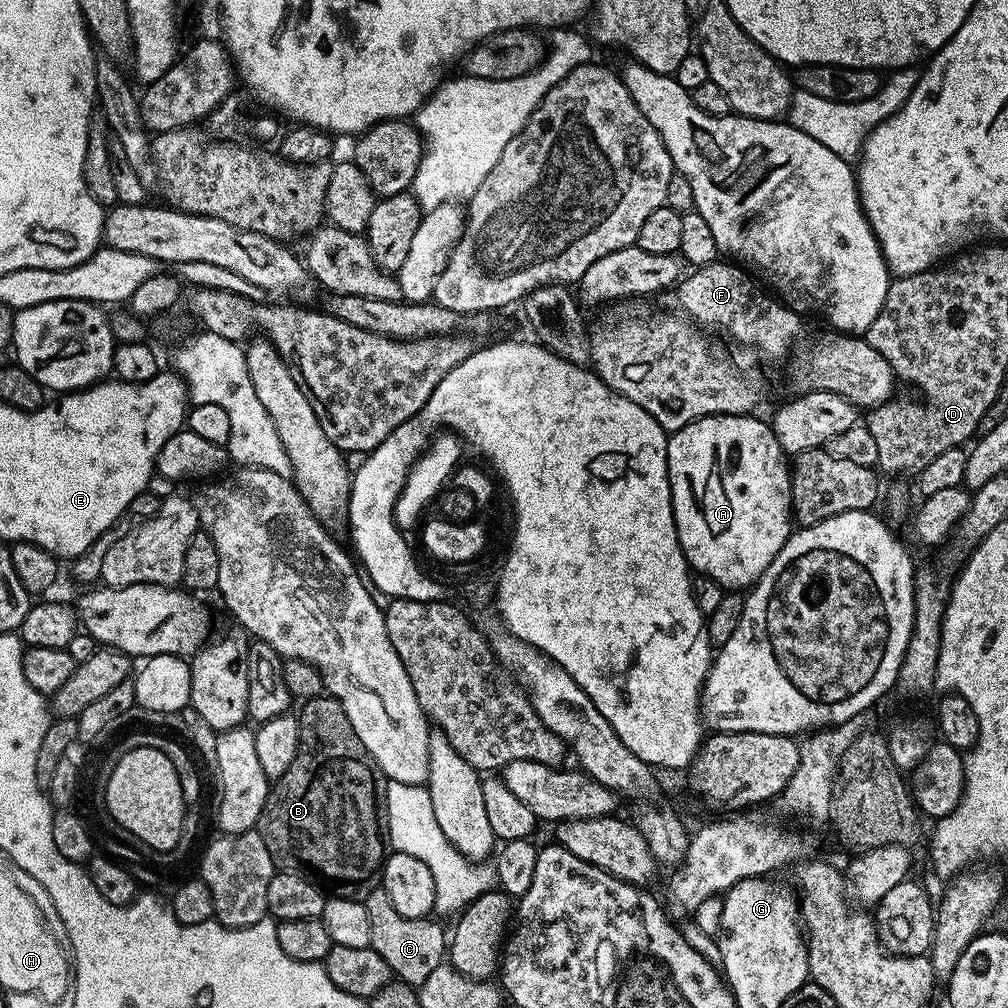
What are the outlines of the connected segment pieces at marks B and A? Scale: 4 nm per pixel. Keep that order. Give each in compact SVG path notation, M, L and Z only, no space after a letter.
M327 694L316 696L312 700L303 701L301 708L304 709L298 712L300 749L294 762L290 762L290 770L286 770L286 774L282 774L282 778L269 787L266 806L262 806L258 831L266 844L266 849L270 850L273 865L279 871L298 874L302 878L312 881L313 884L319 884L321 889L338 896L363 898L381 883L382 869L386 859L386 851L384 852L384 848L386 849L386 796L382 791L382 784L380 788L382 773L374 762L370 750L366 750L366 746L362 746L362 738L358 738L358 734L354 734L354 726L350 726L350 718L346 718L346 710L342 710L342 706L334 697Z
M759 415L747 416L704 416L700 420L690 422L682 430L671 433L668 438L668 481L672 491L672 509L674 522L678 530L678 542L682 546L684 556L688 560L688 567L693 573L714 578L714 582L721 584L725 590L748 590L759 580L760 576L774 562L778 550L794 531L794 517L792 514L792 473L789 457L782 450L776 435L772 433L771 423L759 420Z

